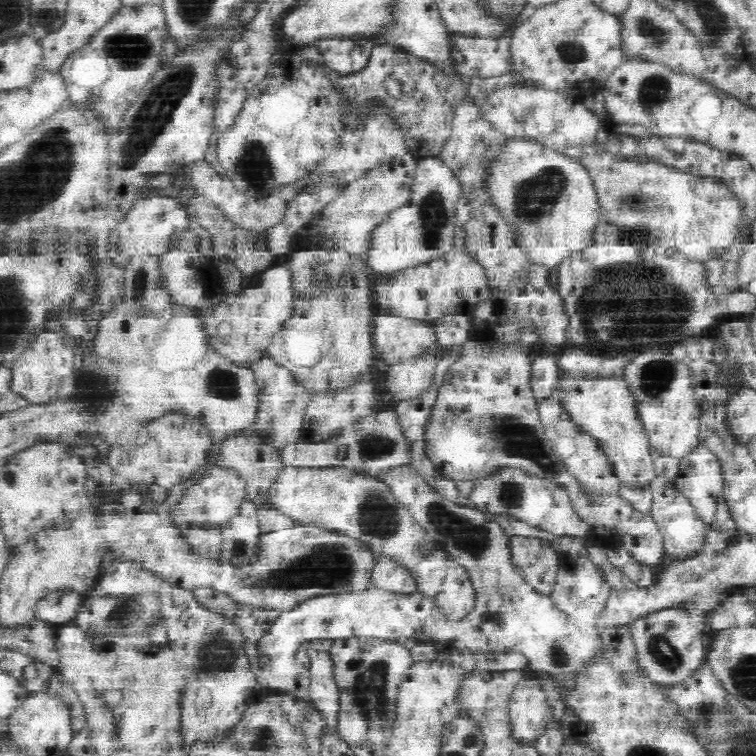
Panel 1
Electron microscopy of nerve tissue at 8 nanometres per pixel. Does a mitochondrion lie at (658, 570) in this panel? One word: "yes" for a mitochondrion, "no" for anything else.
no

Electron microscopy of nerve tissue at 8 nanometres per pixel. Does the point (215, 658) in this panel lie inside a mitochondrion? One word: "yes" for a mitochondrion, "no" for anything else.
yes

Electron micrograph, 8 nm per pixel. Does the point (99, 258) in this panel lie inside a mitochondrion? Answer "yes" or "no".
no

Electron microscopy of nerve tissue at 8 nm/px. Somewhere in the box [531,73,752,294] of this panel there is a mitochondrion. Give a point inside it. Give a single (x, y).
(653, 93)

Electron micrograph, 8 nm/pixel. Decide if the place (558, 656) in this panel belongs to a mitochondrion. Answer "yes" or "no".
yes

